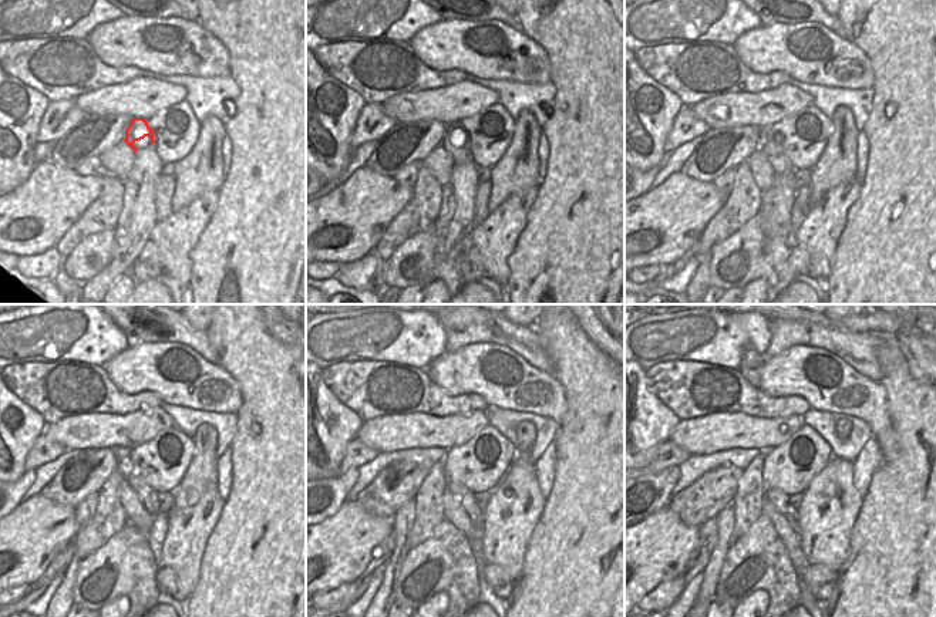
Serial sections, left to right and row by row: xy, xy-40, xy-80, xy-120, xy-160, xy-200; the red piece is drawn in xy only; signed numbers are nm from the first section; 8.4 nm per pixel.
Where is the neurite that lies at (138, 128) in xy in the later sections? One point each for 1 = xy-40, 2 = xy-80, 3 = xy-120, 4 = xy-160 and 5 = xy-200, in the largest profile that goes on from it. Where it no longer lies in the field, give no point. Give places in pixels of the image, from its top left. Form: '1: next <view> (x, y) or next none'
1: next xy-40 (460, 155)
2: next xy-80 (780, 164)
3: next xy-120 (148, 496)
4: next xy-160 (467, 499)
5: next xy-200 (780, 501)

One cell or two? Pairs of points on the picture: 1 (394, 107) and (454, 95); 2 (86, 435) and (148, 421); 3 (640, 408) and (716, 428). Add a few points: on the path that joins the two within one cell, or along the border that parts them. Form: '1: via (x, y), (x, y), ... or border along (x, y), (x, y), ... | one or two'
1: via (408, 107), (440, 104) | one
2: via (101, 431), (133, 428) | one
3: border along (680, 421), (666, 440) | two

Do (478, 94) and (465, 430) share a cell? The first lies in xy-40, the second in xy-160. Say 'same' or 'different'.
same

